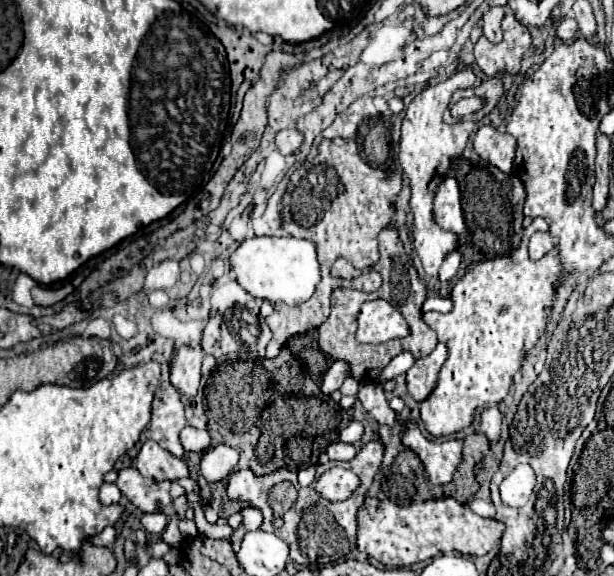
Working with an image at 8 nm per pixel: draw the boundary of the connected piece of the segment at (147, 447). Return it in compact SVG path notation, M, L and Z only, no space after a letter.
M147 439L135 459L135 467L143 477L155 481L177 481L189 477L189 469L183 459L167 455L155 441Z

